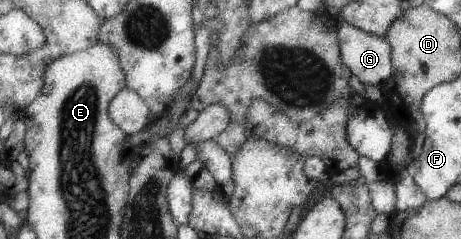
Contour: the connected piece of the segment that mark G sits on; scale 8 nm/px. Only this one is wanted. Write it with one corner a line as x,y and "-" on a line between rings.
340,22
336,37
342,62
361,84
384,86
391,80
393,70
388,39
345,22

